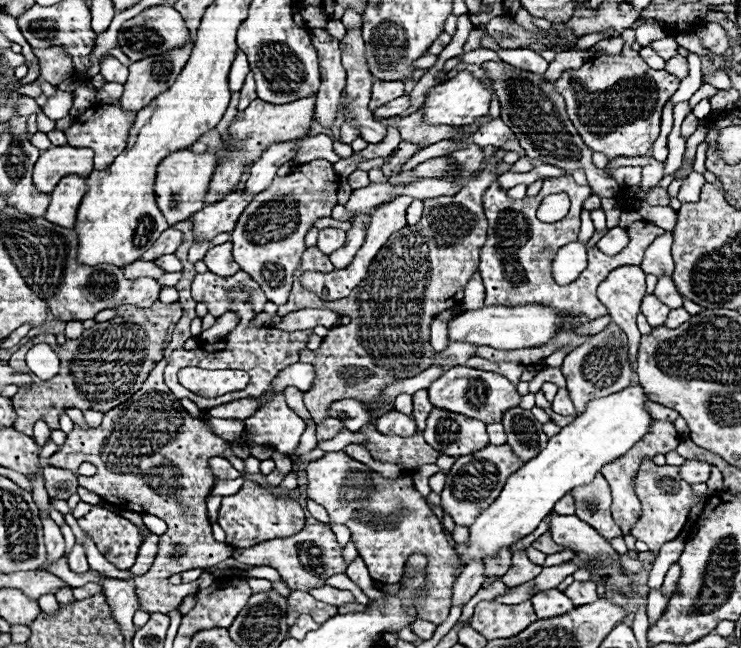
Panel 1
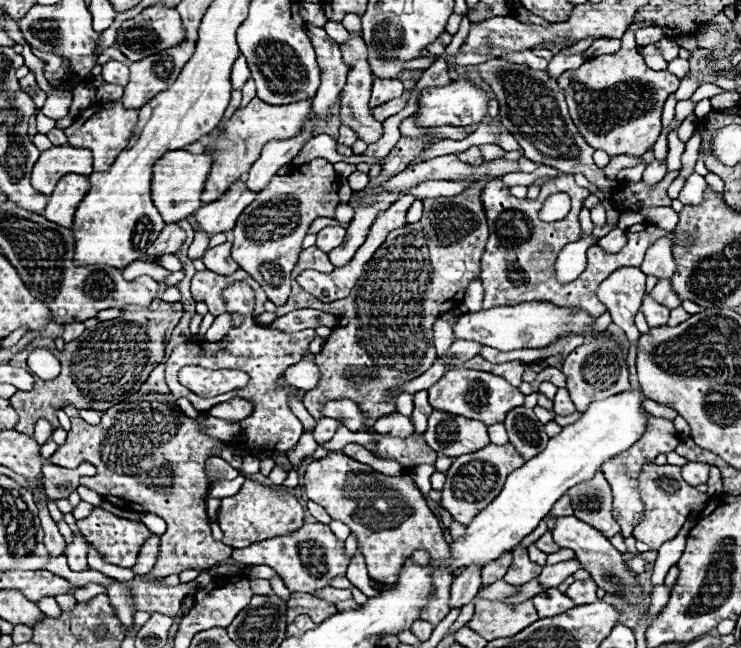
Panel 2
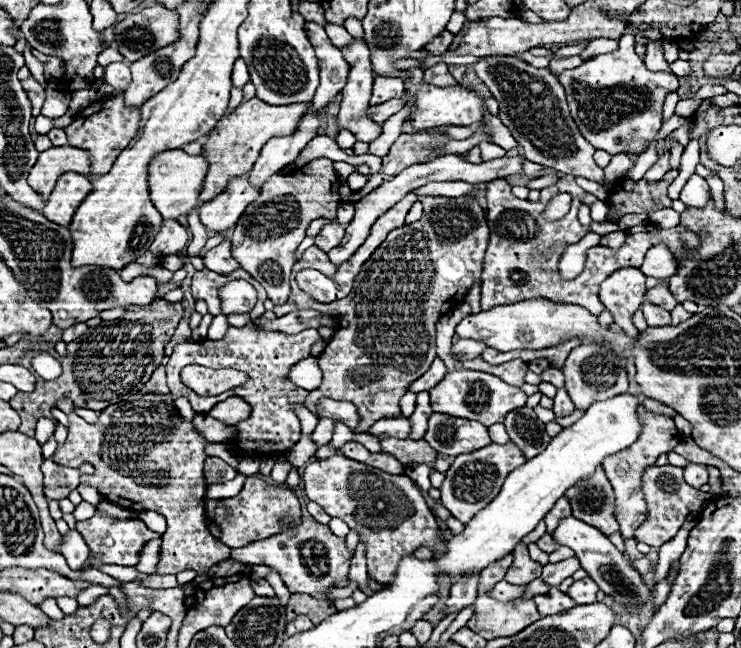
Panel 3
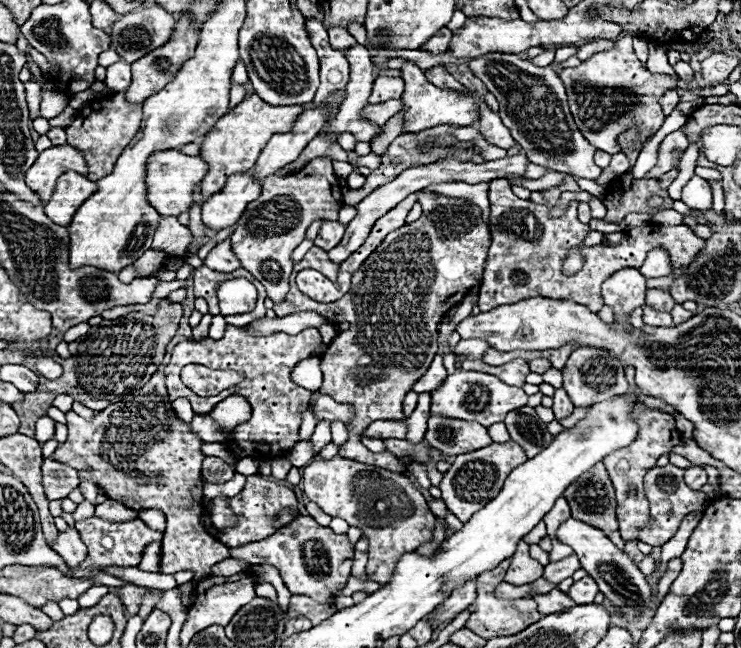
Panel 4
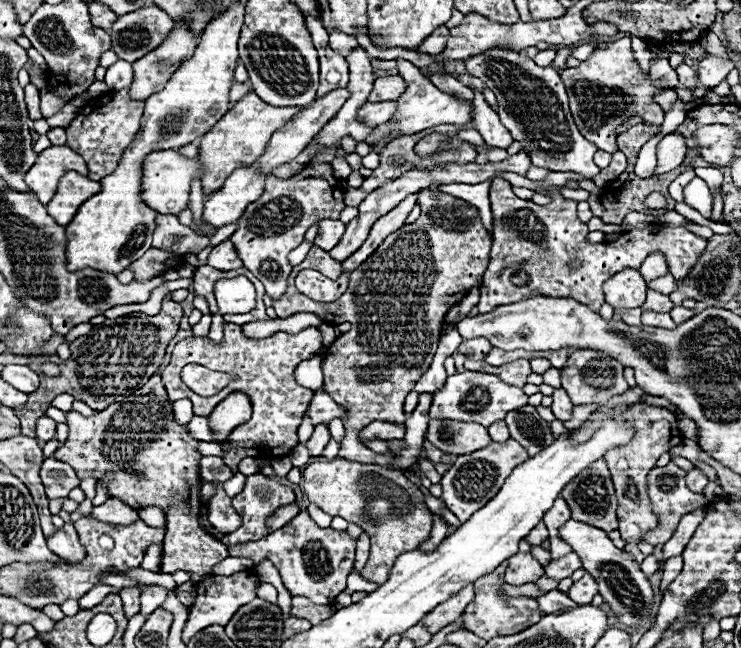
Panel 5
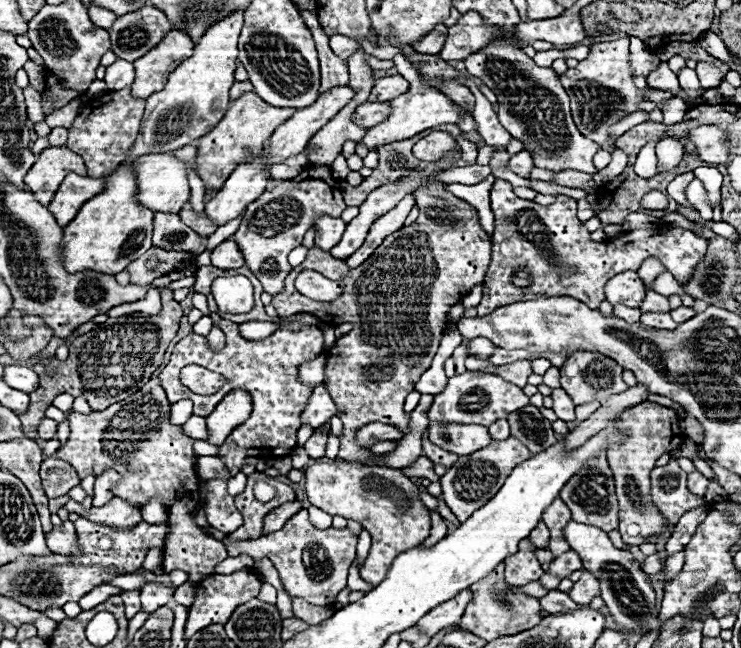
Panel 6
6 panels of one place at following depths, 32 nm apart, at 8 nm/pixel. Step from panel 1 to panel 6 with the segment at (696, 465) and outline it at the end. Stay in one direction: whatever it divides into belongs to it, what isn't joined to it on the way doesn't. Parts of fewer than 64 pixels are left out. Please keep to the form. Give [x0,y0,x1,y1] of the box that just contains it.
[688,472,710,496]

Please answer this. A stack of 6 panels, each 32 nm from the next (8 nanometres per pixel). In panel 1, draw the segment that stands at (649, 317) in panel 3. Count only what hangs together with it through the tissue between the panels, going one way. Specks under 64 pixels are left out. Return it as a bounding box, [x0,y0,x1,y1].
[640,294,670,328]

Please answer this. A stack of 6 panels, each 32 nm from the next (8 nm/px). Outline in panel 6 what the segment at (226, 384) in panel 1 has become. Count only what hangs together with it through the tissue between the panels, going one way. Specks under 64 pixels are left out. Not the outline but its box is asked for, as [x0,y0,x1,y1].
[180,364,224,394]

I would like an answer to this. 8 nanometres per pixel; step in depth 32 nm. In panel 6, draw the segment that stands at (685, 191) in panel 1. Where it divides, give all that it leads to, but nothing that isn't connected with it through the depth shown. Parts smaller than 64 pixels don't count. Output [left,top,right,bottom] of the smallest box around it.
[688,178,712,228]

